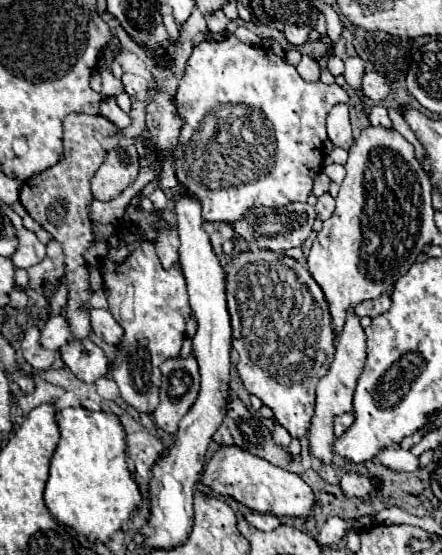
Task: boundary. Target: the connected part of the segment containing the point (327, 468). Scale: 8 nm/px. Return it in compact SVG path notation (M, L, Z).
M310 453L311 461L312 461L312 468L315 470L318 475L329 484L338 484L339 477L335 469L331 465L324 464L320 462L317 458L312 456Z

